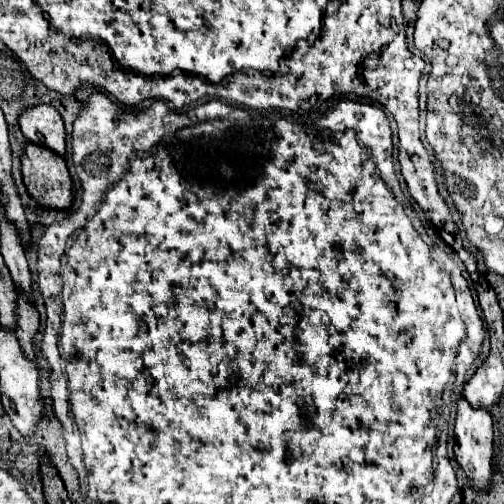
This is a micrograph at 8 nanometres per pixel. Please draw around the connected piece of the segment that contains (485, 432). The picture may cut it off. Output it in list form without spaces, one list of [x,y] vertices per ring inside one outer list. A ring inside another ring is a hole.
[[[460,396],[456,424],[454,424],[454,454],[458,464],[464,468],[468,478],[474,482],[474,490],[488,490],[492,476],[492,416],[484,408],[470,408],[468,400]]]

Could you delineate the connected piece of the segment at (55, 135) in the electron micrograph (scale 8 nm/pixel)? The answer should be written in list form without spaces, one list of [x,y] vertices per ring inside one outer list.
[[[38,104],[22,110],[18,116],[18,126],[30,142],[52,148],[56,154],[64,156],[66,152],[64,122],[54,106]]]

